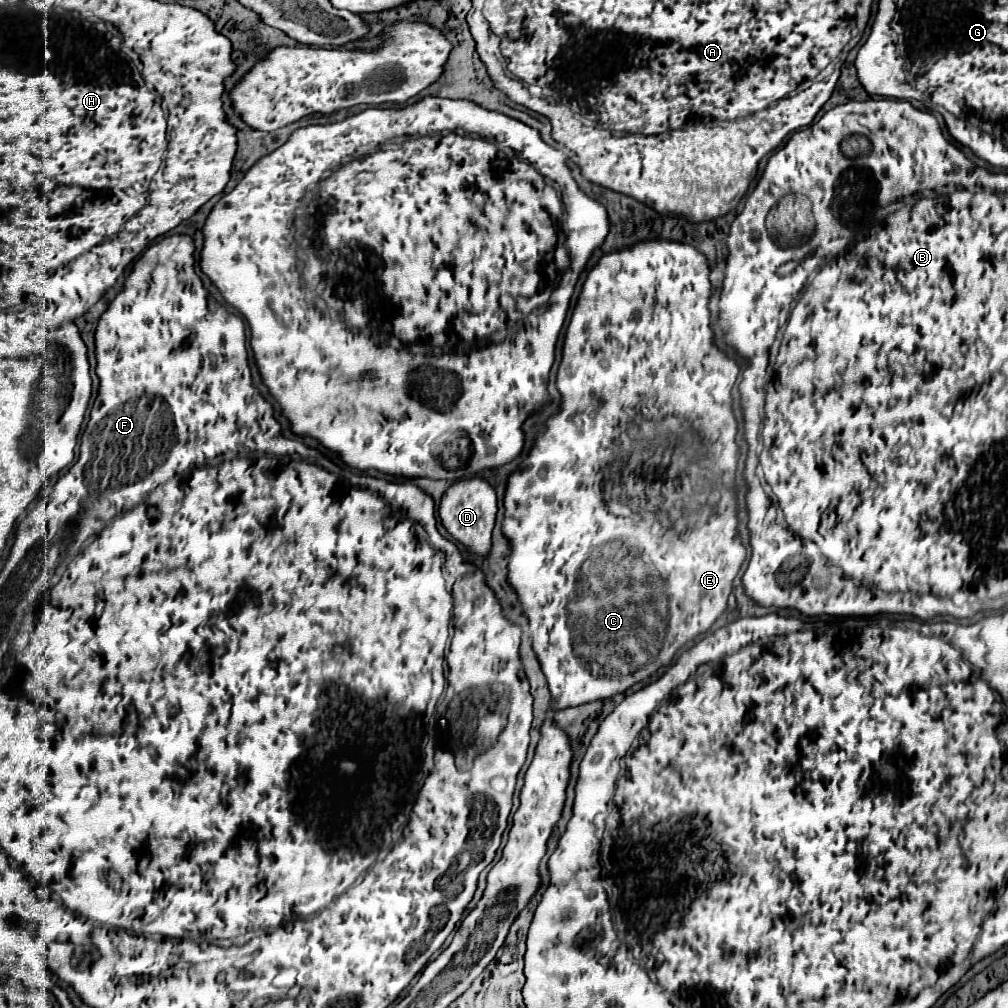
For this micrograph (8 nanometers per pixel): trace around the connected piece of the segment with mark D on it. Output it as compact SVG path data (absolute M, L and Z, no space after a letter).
M469 476L455 480L441 498L439 506L439 516L443 528L457 540L461 542L471 554L477 556L487 556L491 550L491 530L495 524L495 514L497 514L497 496L495 490L479 476Z

